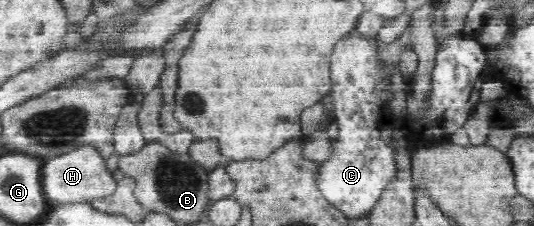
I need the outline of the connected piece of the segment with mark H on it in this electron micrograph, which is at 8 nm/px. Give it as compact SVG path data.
M86 144L79 148L45 161L42 168L43 190L48 202L66 203L71 201L92 201L113 194L117 180L107 166L107 158L95 145Z

